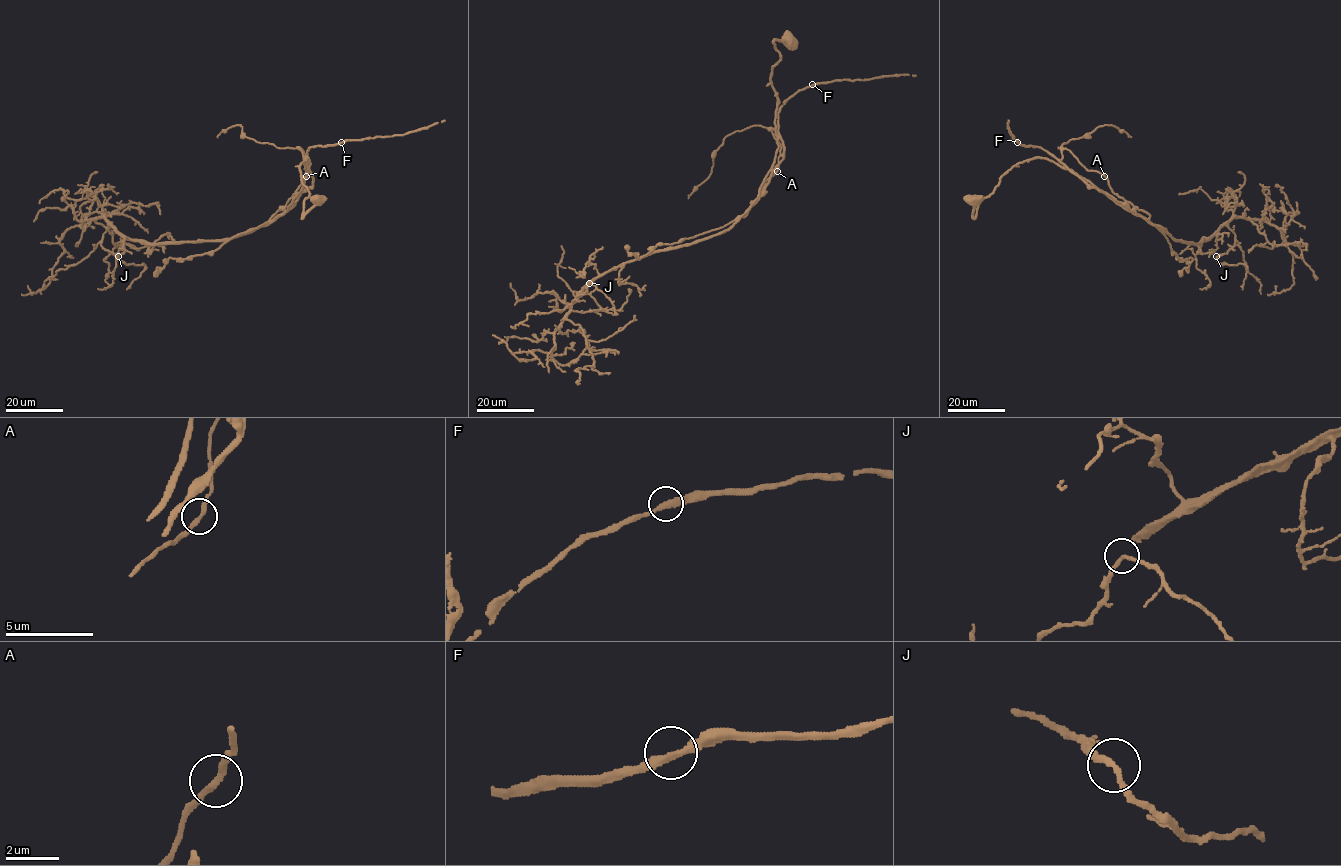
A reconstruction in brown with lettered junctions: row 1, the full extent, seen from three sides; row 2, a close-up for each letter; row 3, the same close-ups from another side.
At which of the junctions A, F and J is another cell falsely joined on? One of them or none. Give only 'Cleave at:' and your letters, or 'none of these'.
Cleave at: none of these

